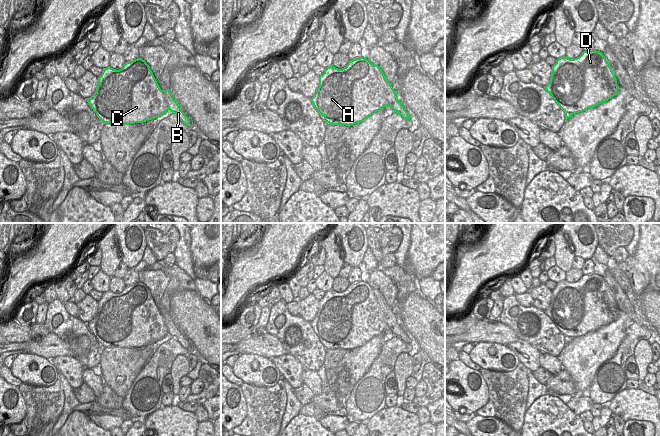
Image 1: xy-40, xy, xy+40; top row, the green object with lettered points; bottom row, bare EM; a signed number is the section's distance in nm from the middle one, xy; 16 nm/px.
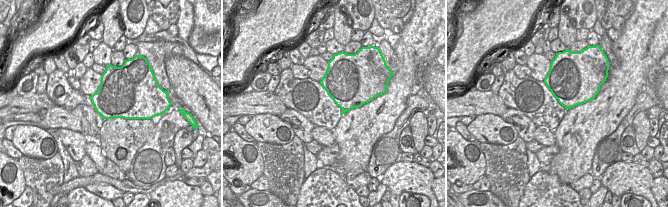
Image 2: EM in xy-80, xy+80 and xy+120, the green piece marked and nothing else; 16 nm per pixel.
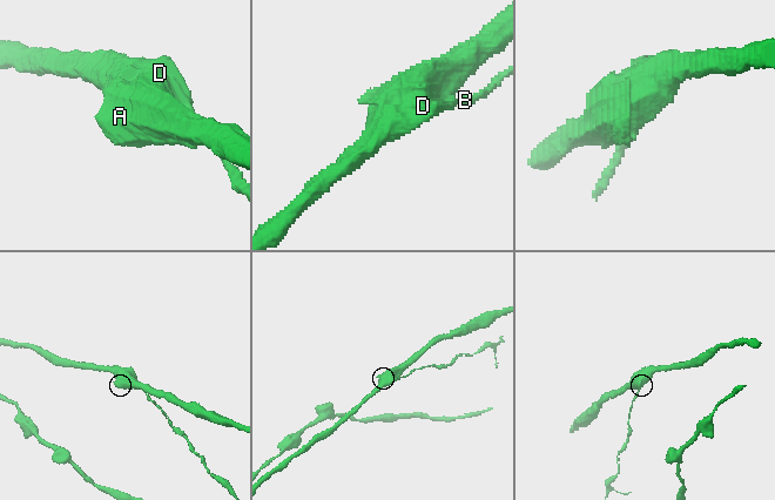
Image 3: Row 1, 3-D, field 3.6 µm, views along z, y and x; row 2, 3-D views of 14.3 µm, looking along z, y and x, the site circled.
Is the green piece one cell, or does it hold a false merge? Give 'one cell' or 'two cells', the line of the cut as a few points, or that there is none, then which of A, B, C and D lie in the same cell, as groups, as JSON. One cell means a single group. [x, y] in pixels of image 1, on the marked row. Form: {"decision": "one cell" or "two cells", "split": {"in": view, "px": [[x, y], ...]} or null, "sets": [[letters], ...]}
{"decision": "two cells", "split": {"in": "xy+40", "px": [[617, 90], [614, 87], [603, 88], [596, 97]]}, "sets": [["A", "C", "D"], ["B"]]}

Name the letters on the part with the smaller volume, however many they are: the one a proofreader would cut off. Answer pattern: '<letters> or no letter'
B

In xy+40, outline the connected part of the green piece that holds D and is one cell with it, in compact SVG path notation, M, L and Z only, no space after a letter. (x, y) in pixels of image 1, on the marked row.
M588 50L574 59L558 58L544 89L565 112L566 120L573 114L608 101L597 96L603 88L608 90L612 87L618 92L617 79L603 53Z

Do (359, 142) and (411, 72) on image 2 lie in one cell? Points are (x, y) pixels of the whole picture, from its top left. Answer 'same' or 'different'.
same

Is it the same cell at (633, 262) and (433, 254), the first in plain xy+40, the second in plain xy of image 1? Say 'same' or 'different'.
same

